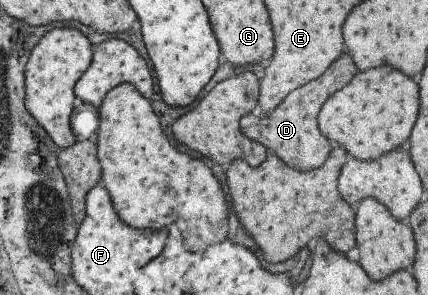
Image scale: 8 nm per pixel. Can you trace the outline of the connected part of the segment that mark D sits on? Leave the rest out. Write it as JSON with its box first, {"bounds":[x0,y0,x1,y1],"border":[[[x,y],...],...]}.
{"bounds":[239,54,355,170],"border":[[[341,54],[333,64],[327,66],[327,70],[319,78],[297,88],[295,92],[289,92],[289,96],[285,96],[273,112],[269,112],[261,118],[257,118],[251,113],[243,116],[239,120],[240,131],[249,137],[251,142],[263,144],[265,148],[273,150],[277,154],[277,158],[281,158],[287,166],[295,166],[297,170],[315,168],[329,154],[329,142],[317,130],[315,118],[319,112],[319,106],[325,102],[325,98],[329,94],[333,94],[337,88],[345,86],[353,74],[355,74],[355,66],[353,66],[349,54]]]}

